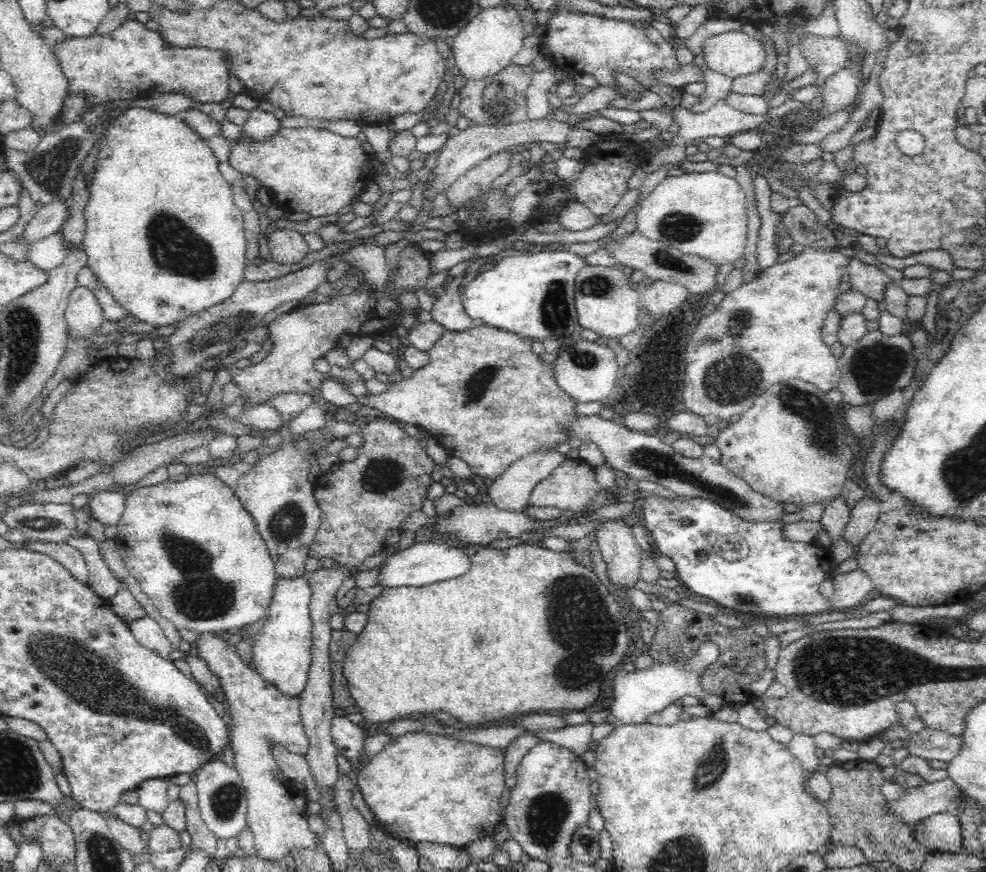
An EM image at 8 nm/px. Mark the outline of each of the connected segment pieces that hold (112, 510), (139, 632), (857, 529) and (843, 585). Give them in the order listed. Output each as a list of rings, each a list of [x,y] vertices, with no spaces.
[[[110,489],[102,490],[102,492],[94,492],[92,493],[92,498],[90,498],[90,502],[88,502],[86,508],[93,519],[102,523],[102,527],[117,527],[119,519],[124,512],[123,490]]]
[[[146,615],[144,618],[140,618],[140,620],[127,622],[127,626],[129,632],[141,646],[154,651],[166,660],[172,661],[170,653],[174,650],[174,647],[168,641],[158,621]]]
[[[867,493],[851,510],[850,521],[842,537],[847,538],[848,543],[857,548],[860,542],[875,528],[880,514],[879,503]]]
[[[861,569],[838,574],[834,579],[834,592],[830,600],[835,610],[850,610],[859,607],[863,601],[874,593],[874,583]]]

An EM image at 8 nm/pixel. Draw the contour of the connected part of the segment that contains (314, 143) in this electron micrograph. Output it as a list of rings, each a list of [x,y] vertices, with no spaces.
[[[318,125],[306,128],[282,128],[266,142],[235,142],[230,149],[230,165],[238,172],[256,178],[270,190],[272,200],[284,212],[308,212],[310,216],[328,216],[344,208],[374,181],[377,168],[373,158],[365,154],[358,137],[344,138]]]

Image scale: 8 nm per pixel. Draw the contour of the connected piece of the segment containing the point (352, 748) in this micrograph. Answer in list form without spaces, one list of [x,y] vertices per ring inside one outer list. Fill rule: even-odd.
[[[345,715],[334,716],[331,720],[331,737],[337,748],[337,753],[343,754],[351,766],[356,760],[362,760],[364,750],[362,729],[352,723]]]

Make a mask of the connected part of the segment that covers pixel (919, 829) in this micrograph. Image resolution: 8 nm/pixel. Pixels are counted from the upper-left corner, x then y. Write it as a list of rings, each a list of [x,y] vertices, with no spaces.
[[[948,811],[920,818],[913,828],[915,839],[929,851],[963,852],[962,829],[958,820],[957,815]]]

